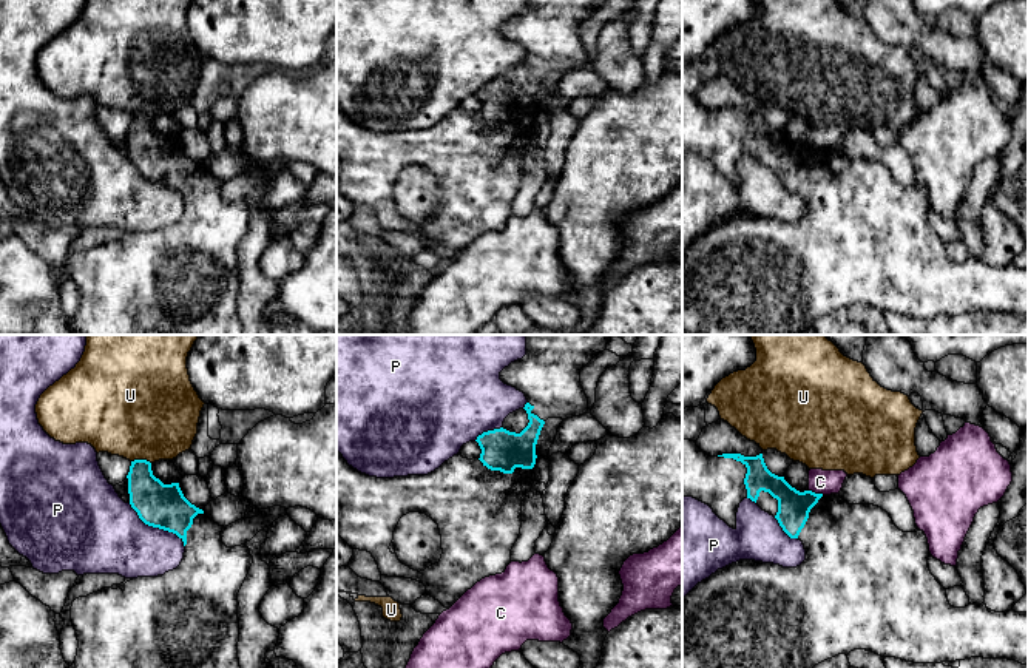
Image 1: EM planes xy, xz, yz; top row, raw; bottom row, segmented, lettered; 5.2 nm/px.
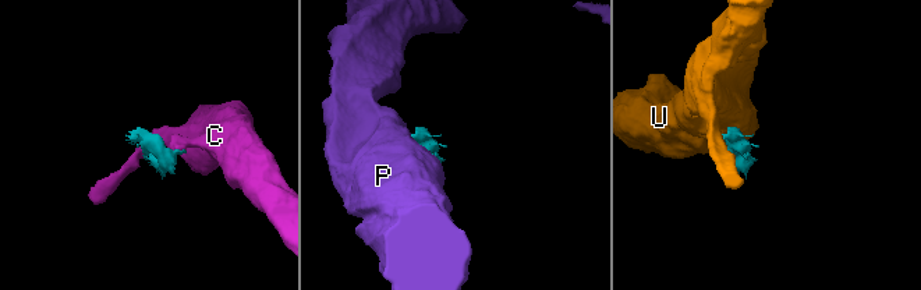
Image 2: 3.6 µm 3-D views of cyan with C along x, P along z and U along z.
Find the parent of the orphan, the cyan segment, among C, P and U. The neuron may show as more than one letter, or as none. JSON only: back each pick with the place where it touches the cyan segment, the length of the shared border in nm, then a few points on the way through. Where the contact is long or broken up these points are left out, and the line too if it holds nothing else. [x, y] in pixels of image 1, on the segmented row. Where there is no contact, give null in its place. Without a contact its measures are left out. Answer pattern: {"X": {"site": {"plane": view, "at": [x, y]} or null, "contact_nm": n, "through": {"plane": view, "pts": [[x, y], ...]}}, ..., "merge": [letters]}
{"merge": []}

